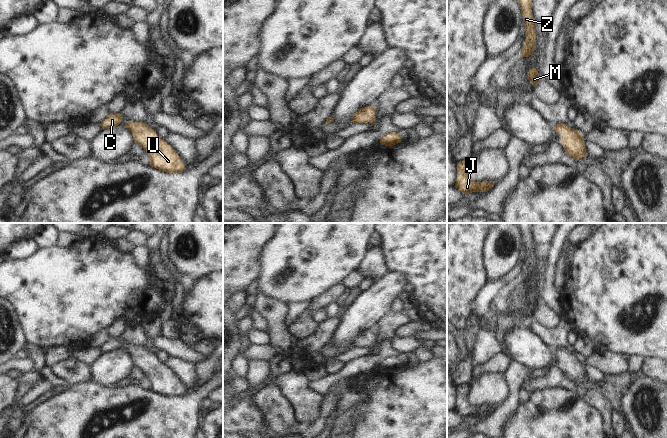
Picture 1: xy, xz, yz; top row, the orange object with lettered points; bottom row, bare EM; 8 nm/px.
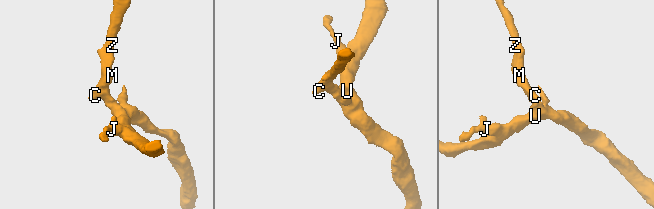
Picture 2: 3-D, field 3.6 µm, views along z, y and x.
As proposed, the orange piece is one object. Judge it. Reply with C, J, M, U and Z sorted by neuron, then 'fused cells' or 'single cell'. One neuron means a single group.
groups C J M U Z; single cell

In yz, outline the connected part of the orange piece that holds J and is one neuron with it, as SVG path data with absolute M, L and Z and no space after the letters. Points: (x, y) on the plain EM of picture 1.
M468 385L457 386L457 401L455 410L463 418L472 416L487 416L494 410L495 405L475 406L471 400L471 389Z

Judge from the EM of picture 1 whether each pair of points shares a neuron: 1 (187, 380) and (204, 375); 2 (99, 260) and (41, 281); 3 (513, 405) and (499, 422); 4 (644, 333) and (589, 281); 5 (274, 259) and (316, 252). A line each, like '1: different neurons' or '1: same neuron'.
1: different neurons
2: same neuron
3: same neuron
4: same neuron
5: same neuron

